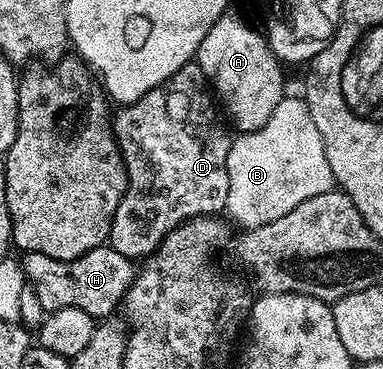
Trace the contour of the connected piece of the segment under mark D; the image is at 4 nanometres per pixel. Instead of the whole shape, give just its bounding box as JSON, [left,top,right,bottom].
[110,60,233,260]

